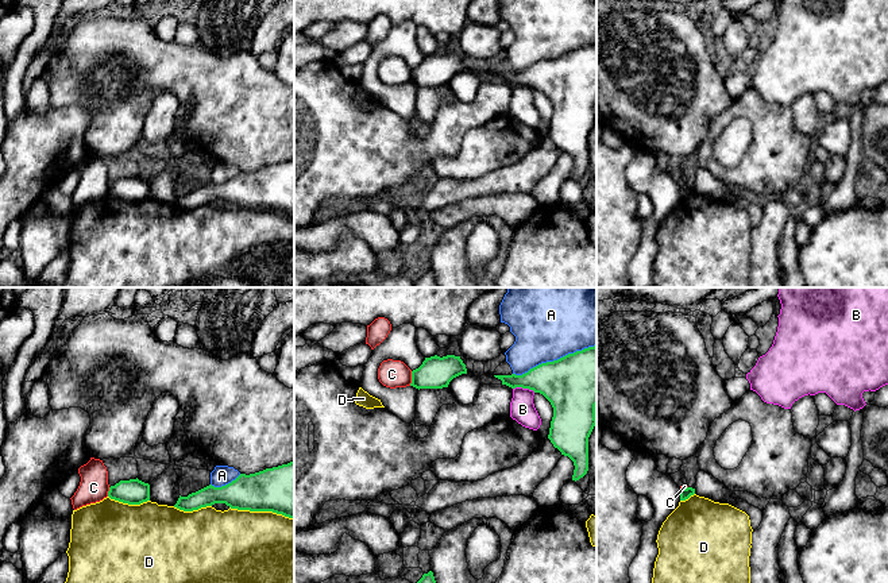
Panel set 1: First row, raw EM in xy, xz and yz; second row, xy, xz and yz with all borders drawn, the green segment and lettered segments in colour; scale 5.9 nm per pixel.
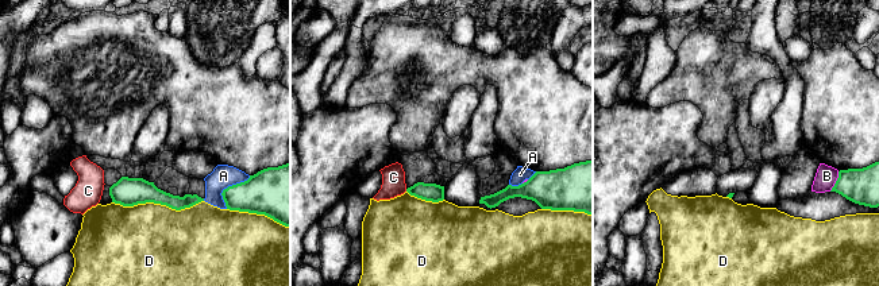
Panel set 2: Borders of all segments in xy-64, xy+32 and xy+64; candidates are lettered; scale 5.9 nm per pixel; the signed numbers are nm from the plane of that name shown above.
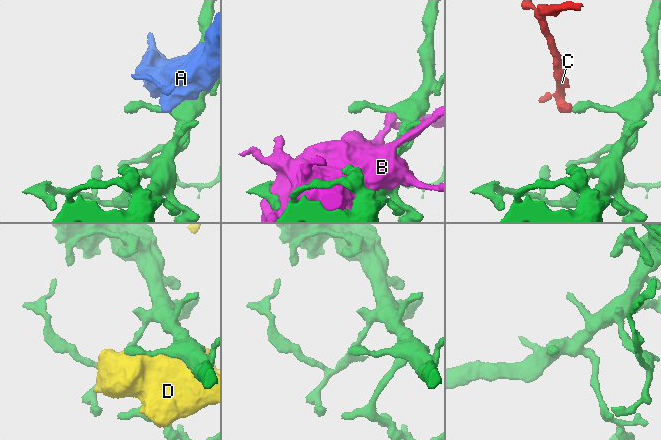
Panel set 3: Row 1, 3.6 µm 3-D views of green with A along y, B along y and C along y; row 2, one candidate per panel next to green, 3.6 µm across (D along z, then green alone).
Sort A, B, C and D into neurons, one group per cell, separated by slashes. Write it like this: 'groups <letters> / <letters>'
groups A / B / C / D

